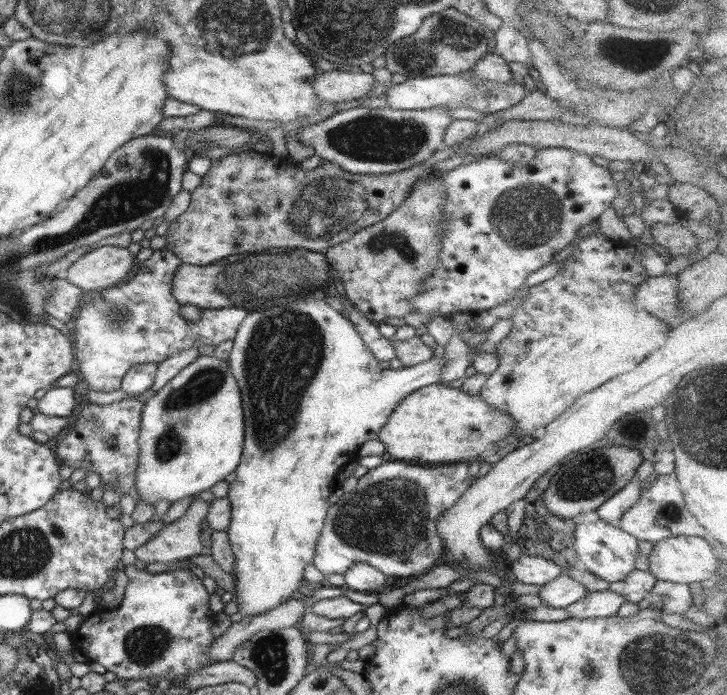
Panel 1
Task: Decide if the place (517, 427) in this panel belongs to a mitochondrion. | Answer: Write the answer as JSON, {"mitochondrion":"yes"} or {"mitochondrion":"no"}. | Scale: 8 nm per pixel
{"mitochondrion":"no"}

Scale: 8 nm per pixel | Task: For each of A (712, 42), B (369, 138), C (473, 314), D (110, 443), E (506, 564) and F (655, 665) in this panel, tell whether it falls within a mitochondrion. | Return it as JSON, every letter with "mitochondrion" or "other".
{"A":"other","B":"mitochondrion","C":"other","D":"mitochondrion","E":"other","F":"mitochondrion"}

